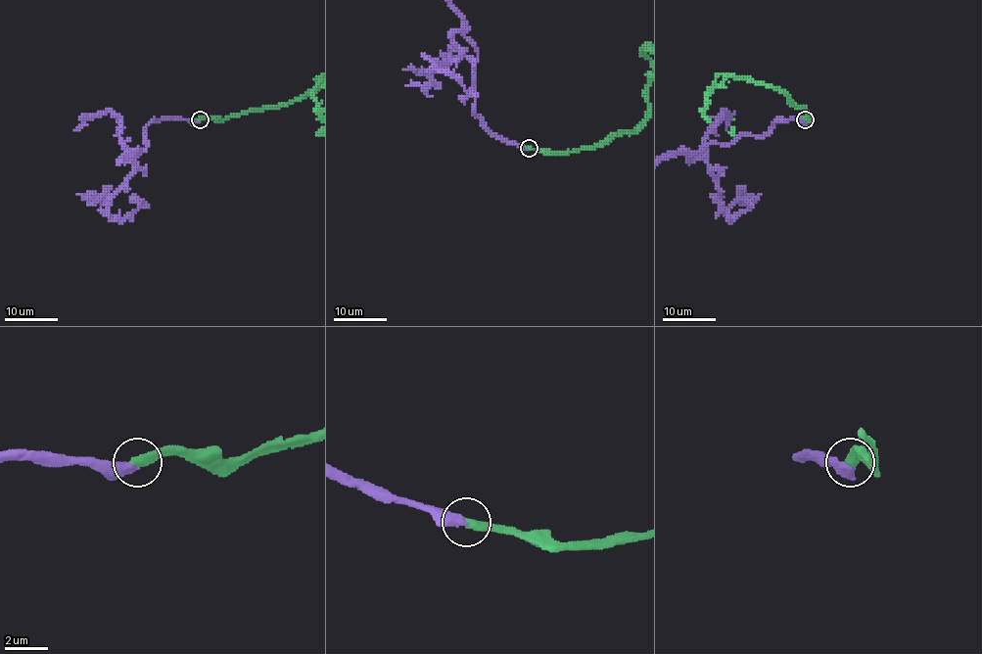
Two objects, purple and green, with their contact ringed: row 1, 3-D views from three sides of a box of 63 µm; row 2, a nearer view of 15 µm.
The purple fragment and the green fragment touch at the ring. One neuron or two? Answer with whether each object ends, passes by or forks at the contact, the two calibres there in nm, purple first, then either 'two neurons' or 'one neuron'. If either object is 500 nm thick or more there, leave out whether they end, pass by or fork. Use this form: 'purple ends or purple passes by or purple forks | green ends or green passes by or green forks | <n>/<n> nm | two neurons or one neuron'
purple ends | green ends | 480/420 nm | one neuron

